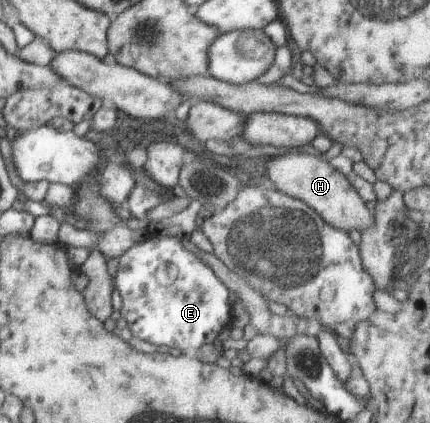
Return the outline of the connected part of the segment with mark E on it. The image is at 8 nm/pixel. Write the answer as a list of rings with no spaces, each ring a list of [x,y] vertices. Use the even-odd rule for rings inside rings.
[[[148,234],[143,243],[133,245],[119,257],[117,269],[113,284],[122,297],[120,317],[127,322],[132,337],[149,341],[157,347],[177,347],[189,353],[197,351],[201,345],[213,344],[221,331],[231,325],[230,289],[215,277],[211,266],[203,259],[199,261],[199,255],[195,255],[186,241],[178,237],[155,237]]]

